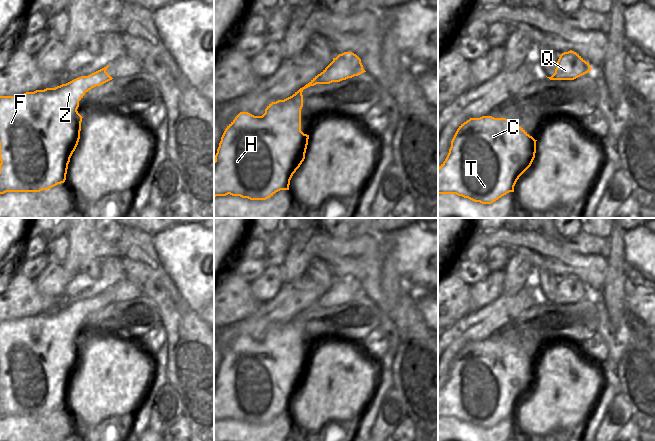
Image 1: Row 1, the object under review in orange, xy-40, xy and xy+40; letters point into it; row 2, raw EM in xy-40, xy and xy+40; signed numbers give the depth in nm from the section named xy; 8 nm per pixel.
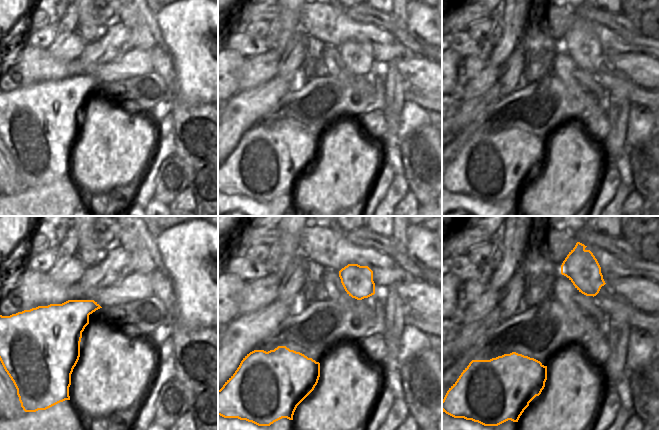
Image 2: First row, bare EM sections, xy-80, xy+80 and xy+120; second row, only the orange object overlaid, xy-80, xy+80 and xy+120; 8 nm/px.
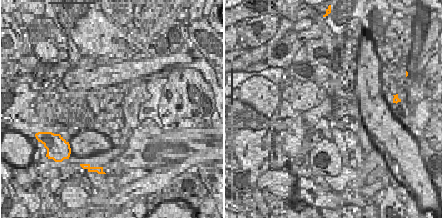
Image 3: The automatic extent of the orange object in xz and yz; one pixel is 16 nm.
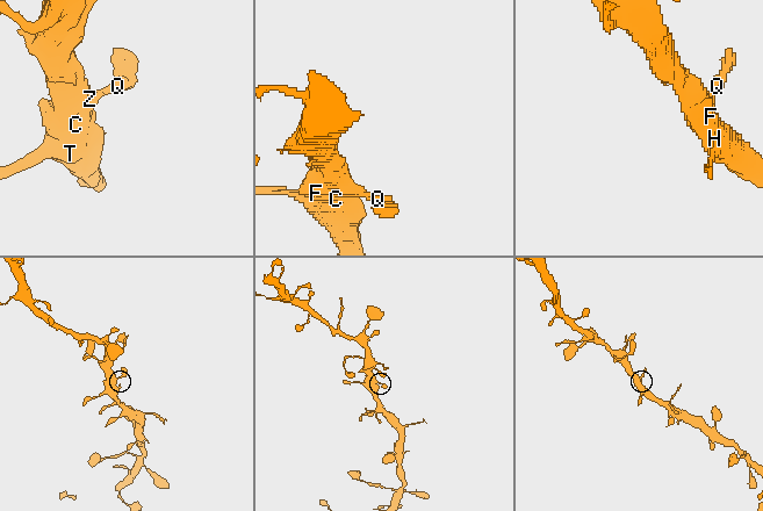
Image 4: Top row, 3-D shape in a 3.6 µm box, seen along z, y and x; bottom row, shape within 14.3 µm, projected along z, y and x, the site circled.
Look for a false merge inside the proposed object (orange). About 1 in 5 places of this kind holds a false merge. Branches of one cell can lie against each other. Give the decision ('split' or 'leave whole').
leave whole

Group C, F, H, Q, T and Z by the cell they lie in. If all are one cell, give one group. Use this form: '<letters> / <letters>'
C F H Q T Z

